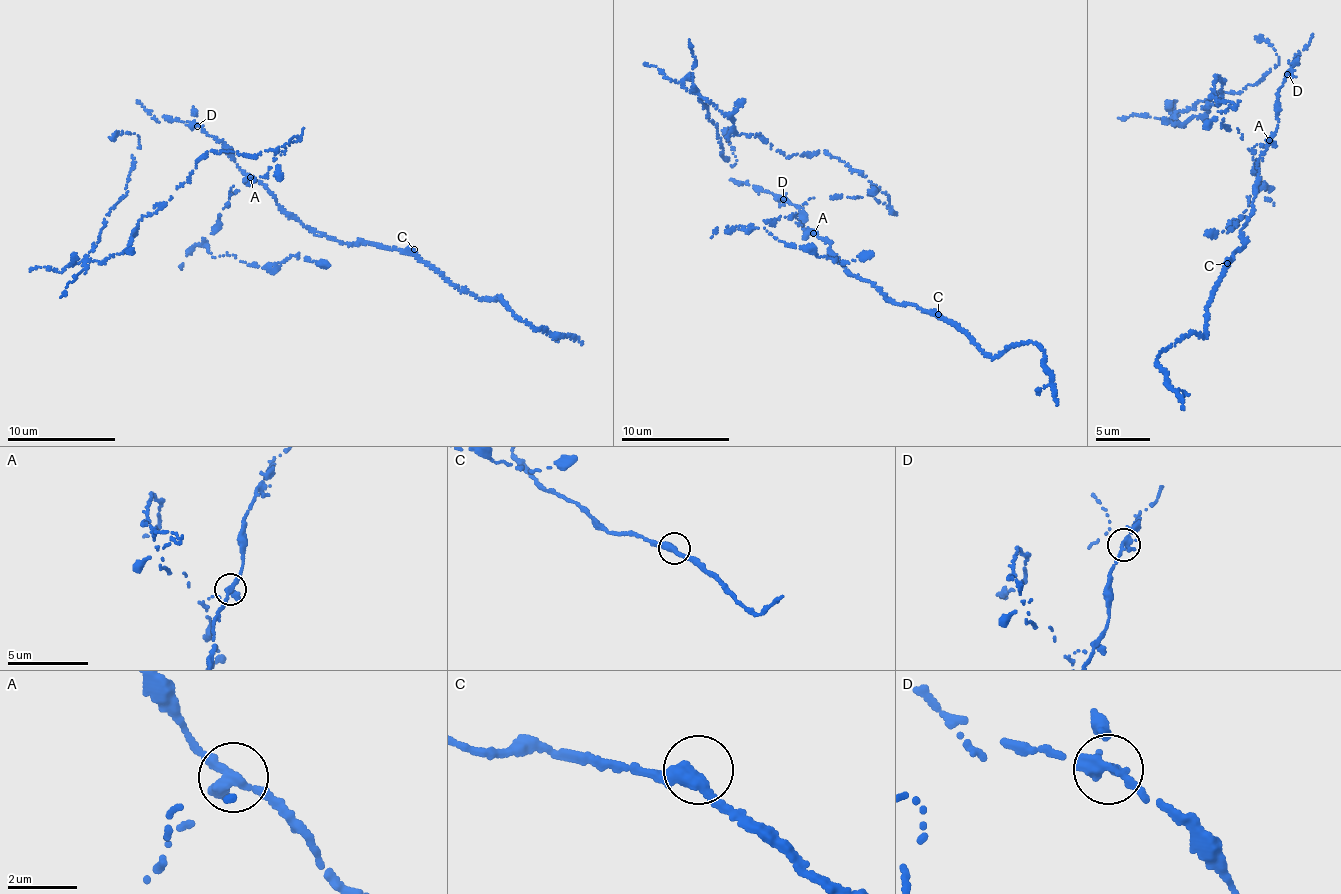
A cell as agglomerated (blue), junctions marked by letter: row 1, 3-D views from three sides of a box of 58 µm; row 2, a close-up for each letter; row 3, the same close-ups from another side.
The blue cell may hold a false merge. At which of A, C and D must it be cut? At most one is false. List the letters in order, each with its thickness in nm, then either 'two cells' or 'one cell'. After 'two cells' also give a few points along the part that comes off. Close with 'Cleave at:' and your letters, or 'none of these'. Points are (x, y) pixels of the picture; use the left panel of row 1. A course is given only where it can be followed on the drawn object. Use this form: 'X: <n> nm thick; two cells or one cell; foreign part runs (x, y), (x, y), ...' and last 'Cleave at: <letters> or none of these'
A: 360 nm thick; two cells; foreign part runs (251, 178), (275, 152), (206, 152), (99, 261), (89, 252), (139, 144), (113, 137)
C: 360 nm thick; one cell
D: 280 nm thick; one cell
Cleave at: A

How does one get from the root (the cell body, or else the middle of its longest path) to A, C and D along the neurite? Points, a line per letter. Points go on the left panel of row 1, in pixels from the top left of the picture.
A: (250, 182), (231, 188), (229, 204), (230, 195), (251, 178)
C: (250, 182), (231, 188), (229, 204), (250, 179), (303, 224), (337, 241), (414, 249)
D: (250, 182), (231, 188), (229, 204), (230, 195), (239, 191), (244, 182), (242, 170), (226, 146), (197, 126)

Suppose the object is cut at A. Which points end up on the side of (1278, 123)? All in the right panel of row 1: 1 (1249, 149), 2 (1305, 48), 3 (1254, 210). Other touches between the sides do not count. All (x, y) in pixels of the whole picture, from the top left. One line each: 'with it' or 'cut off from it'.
1: cut off from it
2: with it
3: with it

